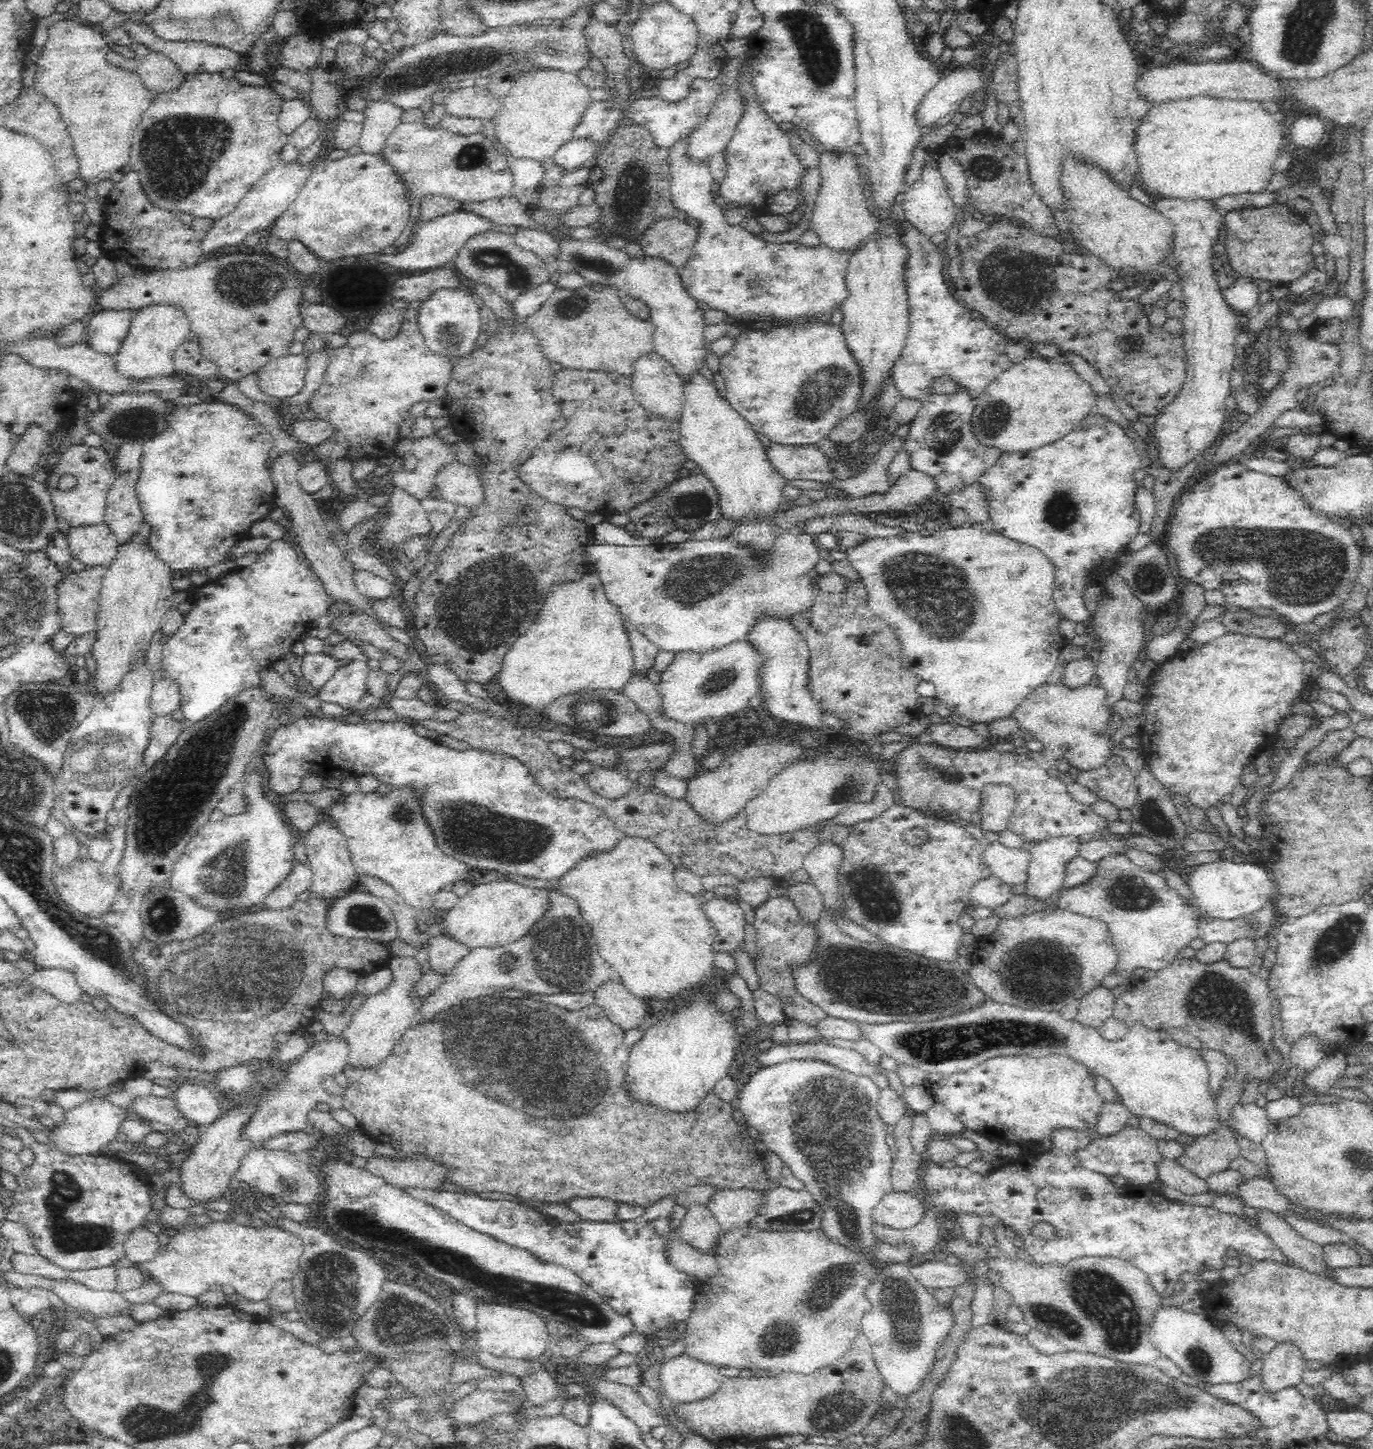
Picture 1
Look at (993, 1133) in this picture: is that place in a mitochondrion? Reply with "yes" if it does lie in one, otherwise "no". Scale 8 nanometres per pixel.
no

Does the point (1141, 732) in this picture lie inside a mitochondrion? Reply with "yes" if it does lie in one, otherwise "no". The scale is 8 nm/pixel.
no

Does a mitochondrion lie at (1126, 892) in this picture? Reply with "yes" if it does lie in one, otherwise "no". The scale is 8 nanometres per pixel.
yes

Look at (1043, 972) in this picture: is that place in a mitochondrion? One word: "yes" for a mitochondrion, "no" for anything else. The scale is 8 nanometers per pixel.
yes

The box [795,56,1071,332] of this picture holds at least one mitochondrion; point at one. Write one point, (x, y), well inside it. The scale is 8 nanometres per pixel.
(992, 270)

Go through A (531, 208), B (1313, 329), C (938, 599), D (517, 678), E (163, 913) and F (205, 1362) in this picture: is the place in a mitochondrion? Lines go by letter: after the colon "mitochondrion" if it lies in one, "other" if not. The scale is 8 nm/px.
A: other
B: other
C: mitochondrion
D: other
E: mitochondrion
F: mitochondrion

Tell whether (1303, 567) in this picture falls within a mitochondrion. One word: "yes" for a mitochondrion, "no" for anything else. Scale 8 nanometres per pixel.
yes

